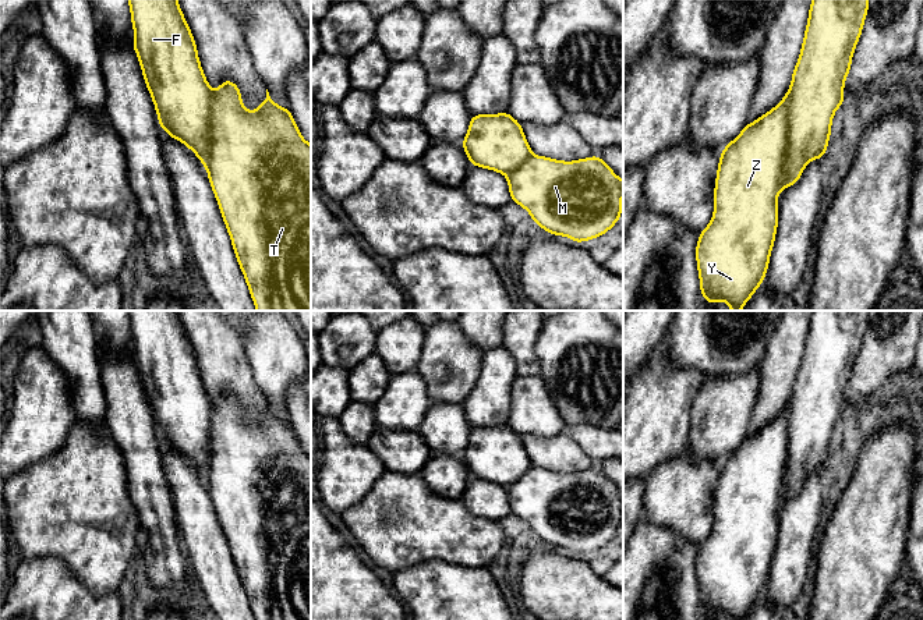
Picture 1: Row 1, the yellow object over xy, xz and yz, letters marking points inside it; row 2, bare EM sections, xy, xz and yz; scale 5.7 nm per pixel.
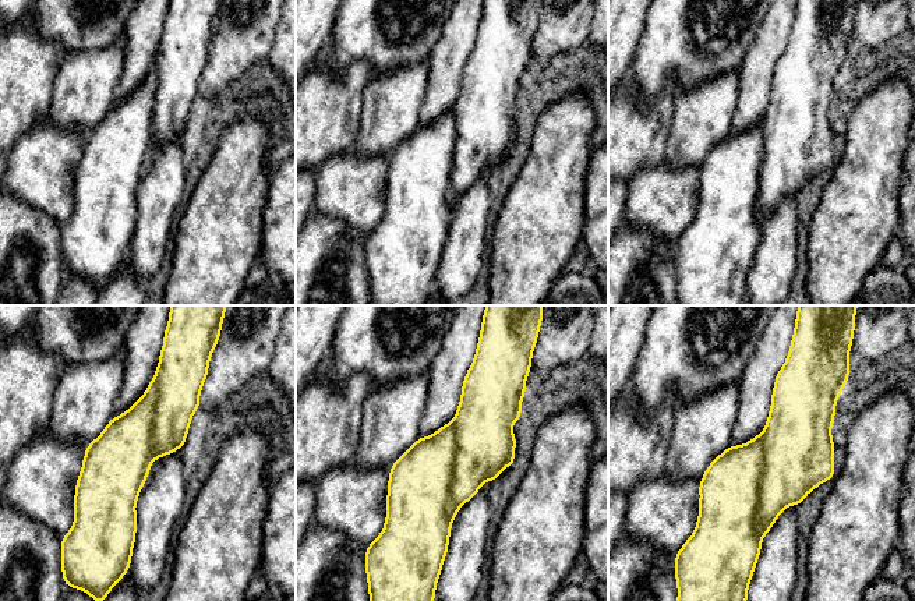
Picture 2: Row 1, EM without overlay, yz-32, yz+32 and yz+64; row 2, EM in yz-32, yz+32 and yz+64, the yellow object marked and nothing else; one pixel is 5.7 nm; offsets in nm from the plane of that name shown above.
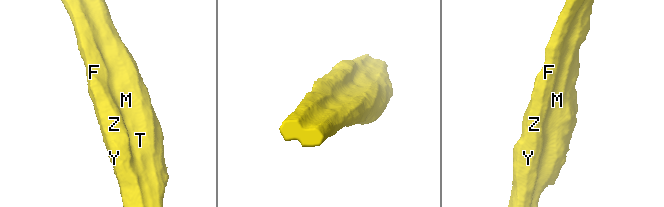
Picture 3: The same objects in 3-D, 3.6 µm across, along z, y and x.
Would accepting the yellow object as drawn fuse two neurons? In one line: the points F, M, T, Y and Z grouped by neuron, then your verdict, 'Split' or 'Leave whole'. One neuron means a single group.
Groups: F Y Z / M T. Split

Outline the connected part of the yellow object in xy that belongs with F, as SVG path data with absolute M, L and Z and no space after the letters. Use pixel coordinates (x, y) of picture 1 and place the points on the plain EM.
M128 311L134 358L160 440L190 460L206 479L212 403L202 383L191 341L177 311Z

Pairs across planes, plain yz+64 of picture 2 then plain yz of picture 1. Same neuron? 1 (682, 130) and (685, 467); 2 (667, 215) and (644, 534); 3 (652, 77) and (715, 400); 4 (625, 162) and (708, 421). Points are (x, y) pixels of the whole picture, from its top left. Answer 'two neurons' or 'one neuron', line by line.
1: two neurons
2: two neurons
3: two neurons
4: two neurons

